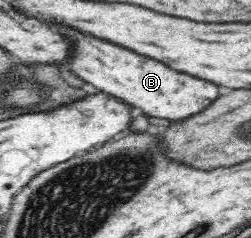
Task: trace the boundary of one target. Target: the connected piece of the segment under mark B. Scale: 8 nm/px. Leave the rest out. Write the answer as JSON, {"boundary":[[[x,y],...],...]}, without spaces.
{"boundary":[[[67,28],[67,39],[73,38],[73,52],[71,52],[71,70],[84,80],[89,86],[100,92],[110,94],[133,109],[139,108],[146,115],[157,118],[167,118],[171,122],[180,122],[199,114],[207,106],[213,104],[219,96],[219,85],[191,76],[148,56],[137,54],[128,48],[115,46],[106,40],[89,38],[85,34],[73,32]]]}

